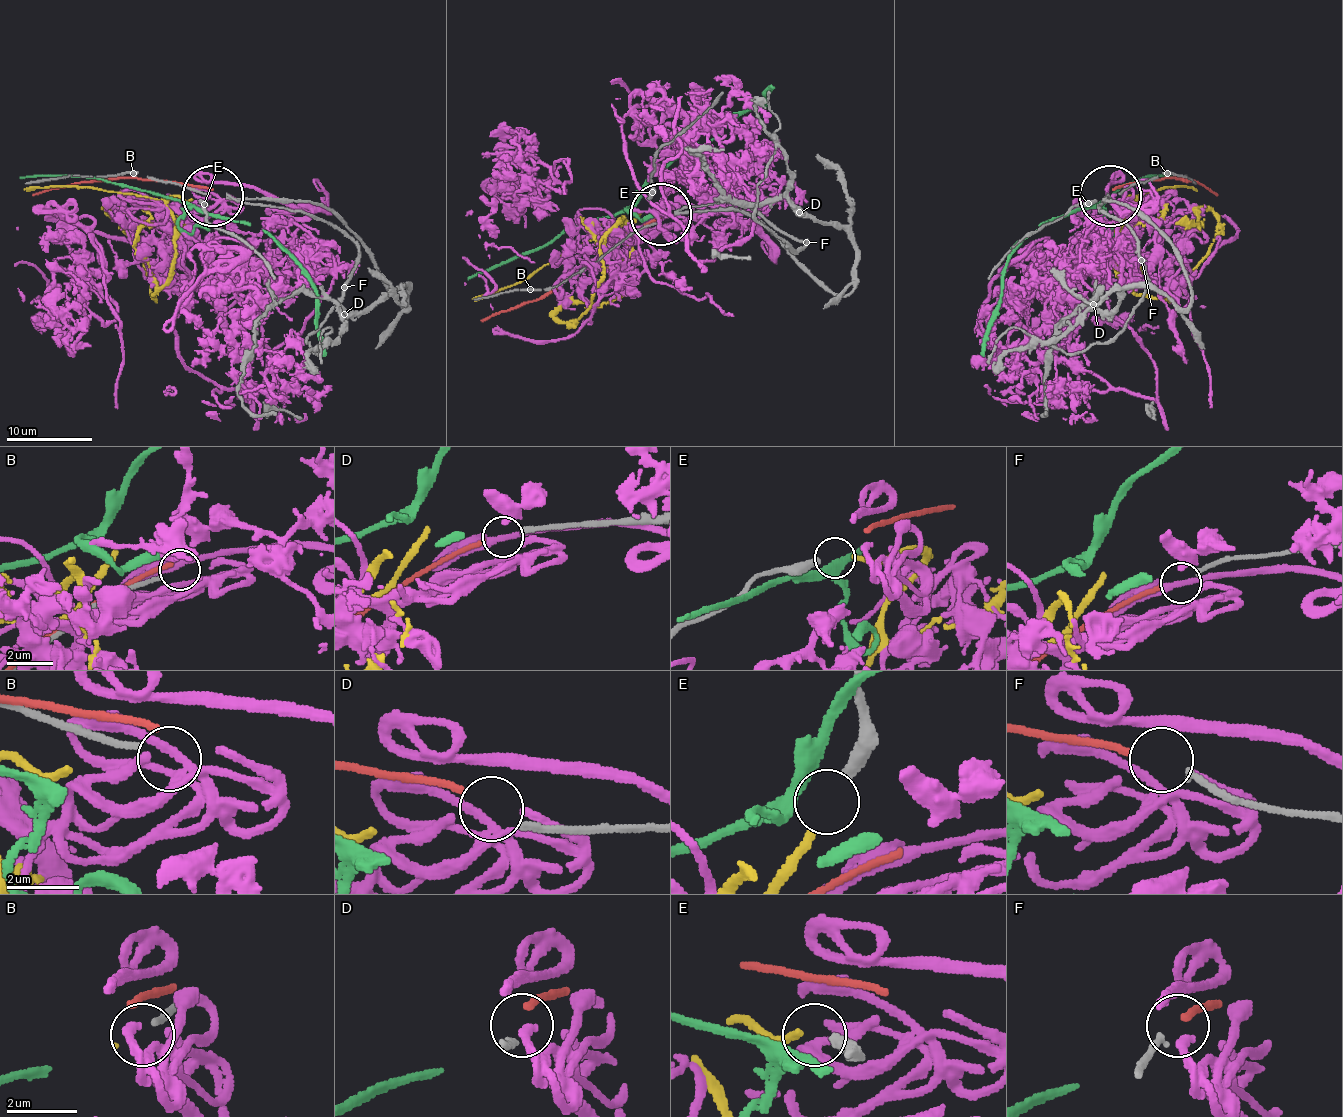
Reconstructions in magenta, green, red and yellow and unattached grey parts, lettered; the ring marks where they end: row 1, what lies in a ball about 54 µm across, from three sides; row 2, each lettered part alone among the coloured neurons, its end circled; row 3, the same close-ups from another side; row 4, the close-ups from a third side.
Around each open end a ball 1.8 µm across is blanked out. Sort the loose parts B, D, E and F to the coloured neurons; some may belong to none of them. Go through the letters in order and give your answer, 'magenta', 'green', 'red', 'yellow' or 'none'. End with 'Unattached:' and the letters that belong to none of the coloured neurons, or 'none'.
B: none
D: none
E: yellow
F: red
Unattached: B, D

